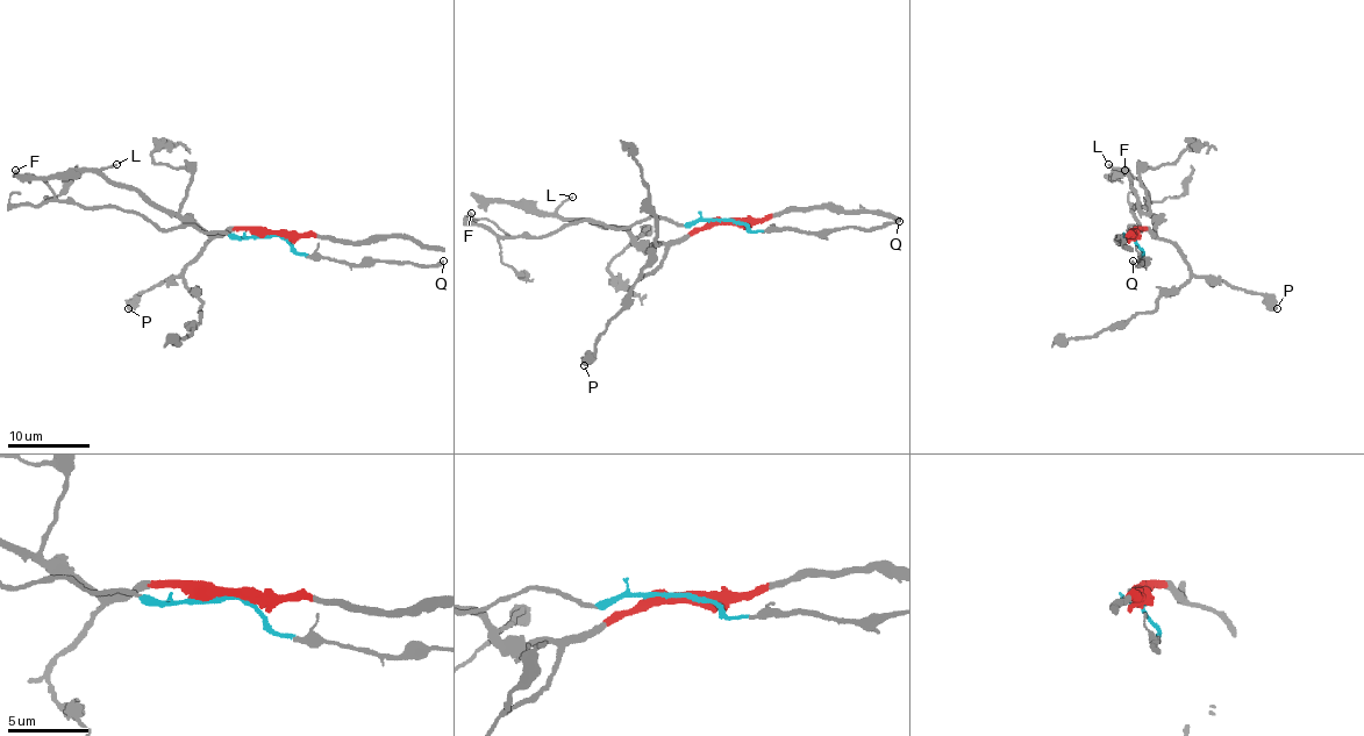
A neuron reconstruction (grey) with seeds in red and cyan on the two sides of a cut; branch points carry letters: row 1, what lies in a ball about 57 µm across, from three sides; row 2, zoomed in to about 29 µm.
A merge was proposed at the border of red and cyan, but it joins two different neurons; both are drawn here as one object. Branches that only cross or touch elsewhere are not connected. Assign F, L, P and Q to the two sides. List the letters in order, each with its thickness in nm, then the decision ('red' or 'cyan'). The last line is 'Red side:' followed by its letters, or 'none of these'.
F: 400 nm thick; cyan
L: 140 nm thick; red
P: 600 nm thick; red
Q: 280 nm thick; cyan
Red side: L, P

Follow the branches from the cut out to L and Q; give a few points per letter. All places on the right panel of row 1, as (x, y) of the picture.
L: (1132, 235), (1138, 229), (1152, 233), (1155, 223), (1138, 207), (1132, 180), (1107, 164)
Q: (1132, 235), (1142, 251), (1140, 257), (1144, 264), (1138, 262), (1138, 266), (1132, 259)

